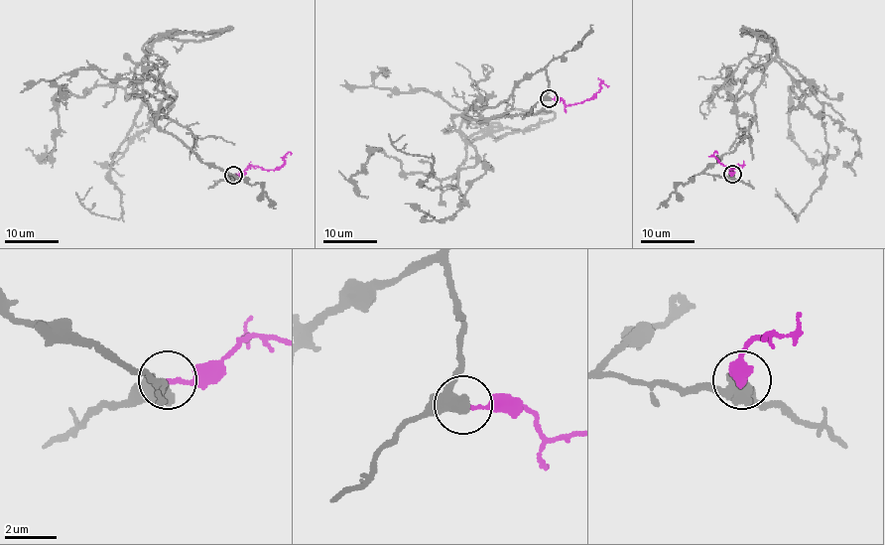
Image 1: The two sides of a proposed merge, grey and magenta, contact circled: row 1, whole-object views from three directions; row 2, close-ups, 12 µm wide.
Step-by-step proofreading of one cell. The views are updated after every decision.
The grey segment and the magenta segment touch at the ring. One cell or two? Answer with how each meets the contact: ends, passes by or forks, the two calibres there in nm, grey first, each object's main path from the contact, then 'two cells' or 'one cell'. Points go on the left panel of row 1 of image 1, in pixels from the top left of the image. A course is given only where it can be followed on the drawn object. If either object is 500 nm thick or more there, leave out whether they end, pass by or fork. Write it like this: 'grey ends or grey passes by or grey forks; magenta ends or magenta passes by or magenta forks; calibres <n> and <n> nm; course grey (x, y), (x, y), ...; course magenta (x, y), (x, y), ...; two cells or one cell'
calibres 500 and 160 nm; course grey (234, 175), (136, 91), (145, 57), (111, 162), (118, 219), (84, 206), (91, 187); course magenta (234, 175), (251, 166), (274, 170), (284, 163), (289, 152), (291, 155); two cells

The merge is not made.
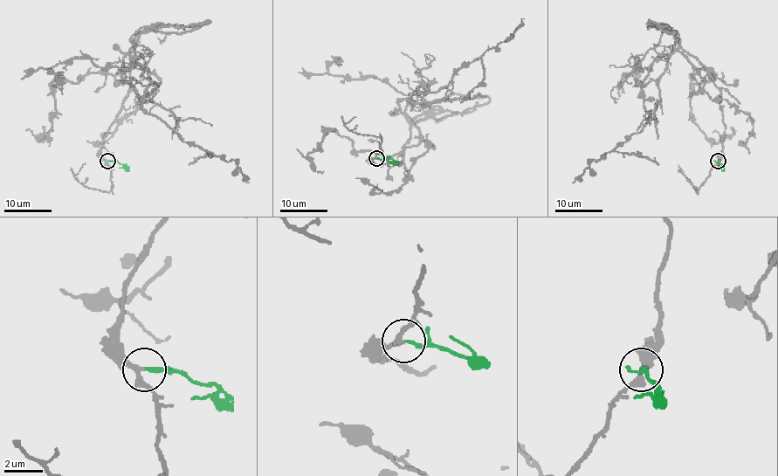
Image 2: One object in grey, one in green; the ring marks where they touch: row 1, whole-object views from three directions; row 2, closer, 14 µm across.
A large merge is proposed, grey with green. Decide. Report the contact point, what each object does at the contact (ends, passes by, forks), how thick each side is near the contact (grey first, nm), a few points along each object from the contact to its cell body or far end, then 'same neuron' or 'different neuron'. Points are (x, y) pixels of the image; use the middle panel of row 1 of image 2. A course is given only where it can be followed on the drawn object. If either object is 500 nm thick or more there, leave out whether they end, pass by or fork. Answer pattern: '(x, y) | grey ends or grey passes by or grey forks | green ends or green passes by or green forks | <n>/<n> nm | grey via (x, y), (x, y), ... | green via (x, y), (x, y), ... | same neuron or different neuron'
(376, 158) | grey passes by | green ends | 240/180 nm | grey via (376, 157), (371, 162), (401, 162), (409, 121), (398, 102), (444, 99), (459, 70), (509, 39), (524, 19) | green via (376, 157), (393, 162), (388, 156) | same neuron

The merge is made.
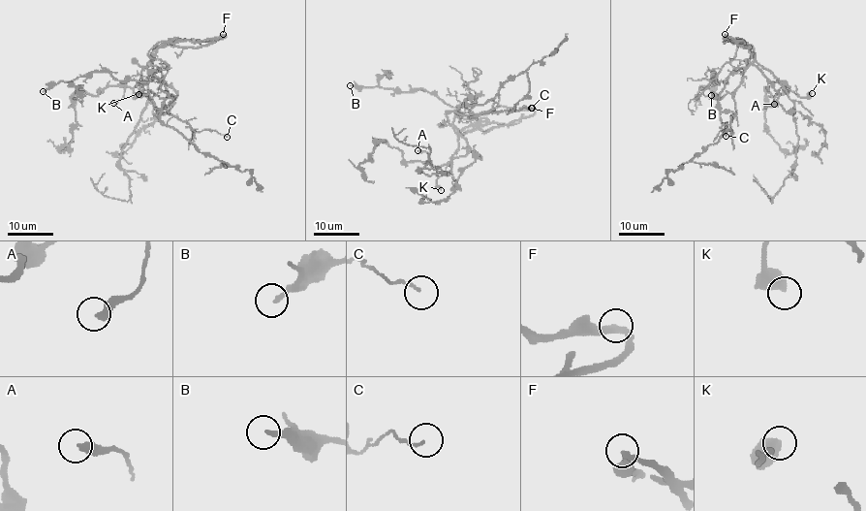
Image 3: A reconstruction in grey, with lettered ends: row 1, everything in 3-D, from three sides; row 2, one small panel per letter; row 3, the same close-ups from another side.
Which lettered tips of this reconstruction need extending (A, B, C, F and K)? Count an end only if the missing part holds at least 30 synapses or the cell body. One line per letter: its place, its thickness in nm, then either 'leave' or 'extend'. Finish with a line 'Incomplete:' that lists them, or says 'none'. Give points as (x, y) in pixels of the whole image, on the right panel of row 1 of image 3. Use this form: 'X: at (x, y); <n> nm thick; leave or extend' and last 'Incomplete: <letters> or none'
A: at (774, 104); 360 nm thick; leave
B: at (711, 95); 190 nm thick; leave
C: at (726, 136); 100 nm thick; leave
F: at (725, 34); 260 nm thick; extend
K: at (812, 93); 550 nm thick; leave
Incomplete: F

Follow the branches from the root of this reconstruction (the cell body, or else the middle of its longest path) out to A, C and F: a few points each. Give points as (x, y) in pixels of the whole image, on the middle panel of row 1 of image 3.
A: (454, 129), (457, 151), (446, 164), (435, 167), (426, 152), (417, 150)
C: (454, 129), (447, 116), (450, 111), (479, 114), (487, 111), (531, 108)
F: (454, 129), (457, 133), (465, 133), (491, 123), (515, 124), (534, 112), (532, 108)

